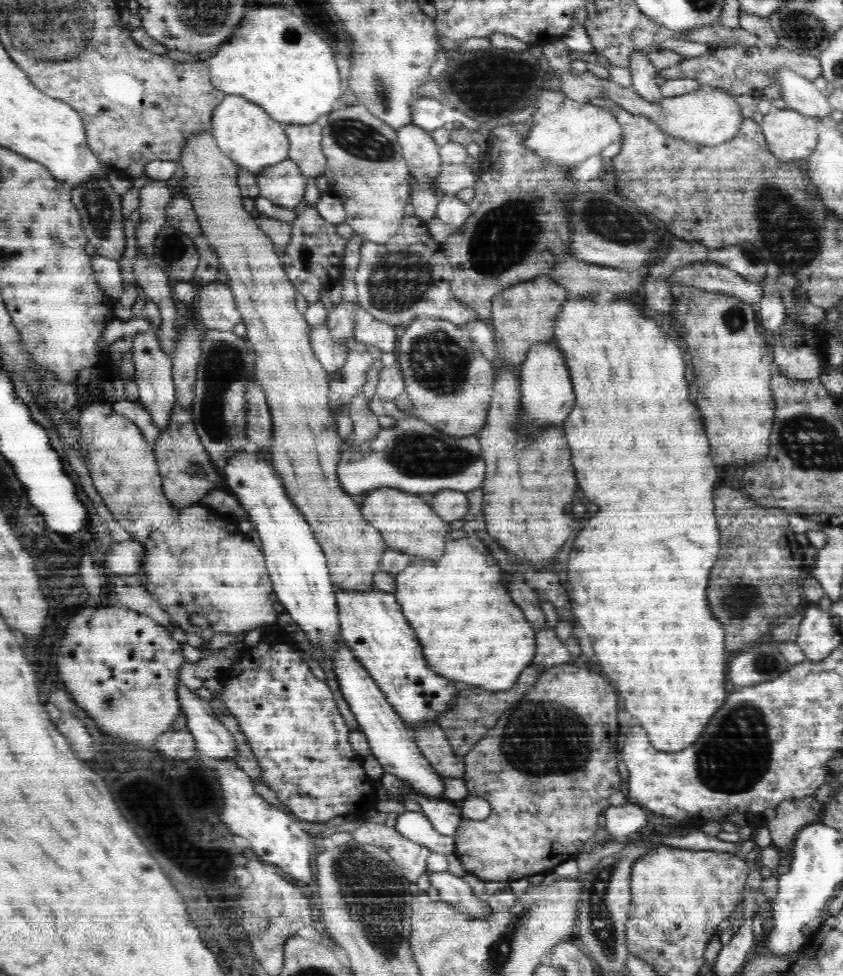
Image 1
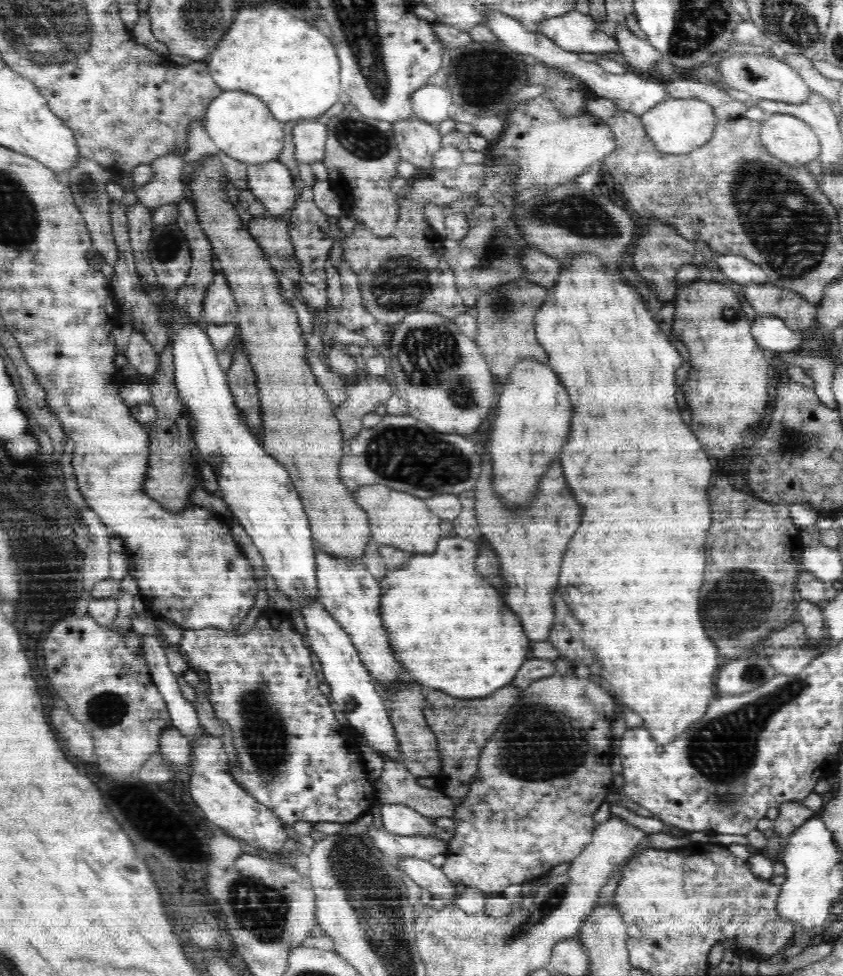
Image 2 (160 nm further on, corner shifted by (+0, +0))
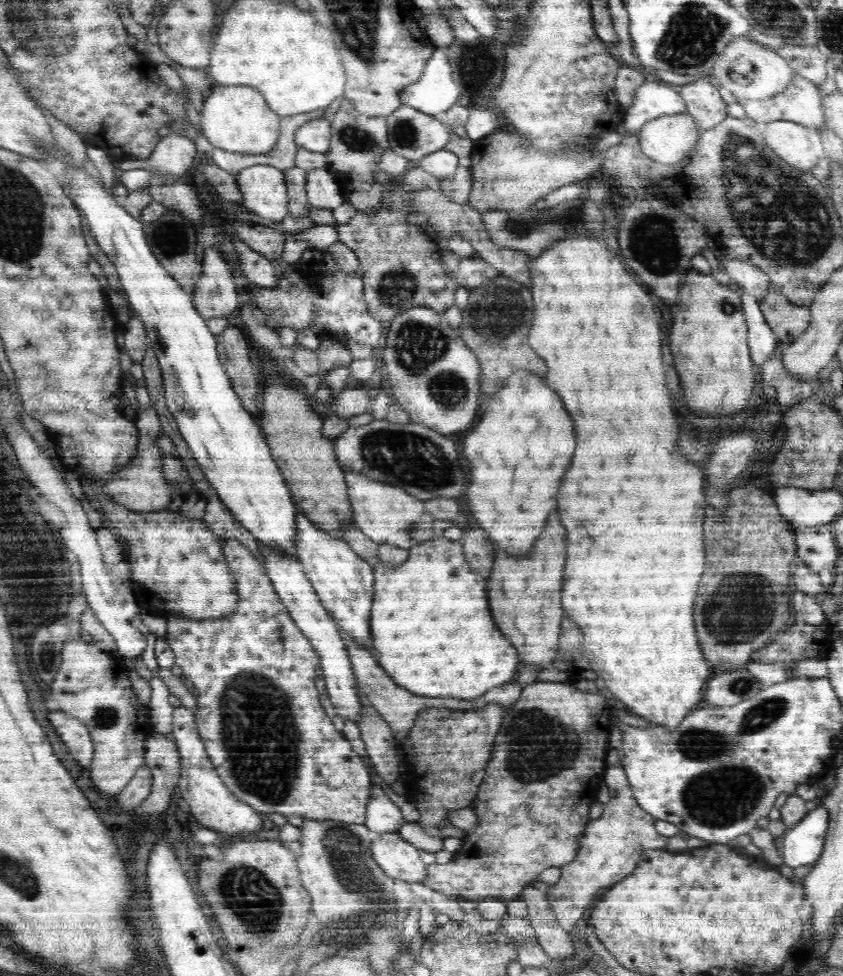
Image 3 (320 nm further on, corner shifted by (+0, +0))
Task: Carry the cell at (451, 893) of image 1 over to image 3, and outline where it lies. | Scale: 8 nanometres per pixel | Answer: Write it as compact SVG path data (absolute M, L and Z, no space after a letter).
M400 831L382 833L370 845L373 859L392 879L422 883L427 866L419 857L419 850L402 838Z

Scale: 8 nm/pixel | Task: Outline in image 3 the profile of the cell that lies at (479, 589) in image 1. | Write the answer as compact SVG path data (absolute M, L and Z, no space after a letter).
M436 536L409 548L408 552L408 559L400 566L390 568L380 562L372 567L375 581L370 617L371 650L377 663L400 688L434 698L476 698L494 686L511 681L514 670L520 668L517 649L510 646L494 626L486 598L487 579L469 568L461 541Z

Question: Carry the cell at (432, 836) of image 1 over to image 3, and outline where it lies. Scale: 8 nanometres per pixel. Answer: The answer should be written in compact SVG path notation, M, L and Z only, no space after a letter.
M379 785L372 786L372 798L368 803L364 827L380 834L398 831L406 822L400 808L384 794Z

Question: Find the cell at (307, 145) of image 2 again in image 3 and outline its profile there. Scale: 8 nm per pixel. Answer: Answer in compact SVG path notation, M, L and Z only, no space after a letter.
M330 118L312 119L296 130L294 142L297 148L326 153L330 146Z

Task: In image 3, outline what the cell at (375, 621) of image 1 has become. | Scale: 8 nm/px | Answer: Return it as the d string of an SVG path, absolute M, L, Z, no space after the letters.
M296 505L297 510L297 522L298 522L298 534L296 540L296 556L297 560L302 564L303 571L306 573L310 584L314 587L315 593L319 596L321 603L324 605L324 608L329 612L329 615L337 621L337 624L341 631L344 633L345 637L351 638L354 642L358 643L358 646L366 647L371 650L371 640L372 640L372 628L370 628L370 617L371 617L371 606L374 600L374 575L373 575L373 568L371 565L361 558L360 555L356 554L352 550L352 547L346 543L343 539L340 539L334 535L327 535L326 532L323 532L320 528L316 528L315 524L311 523L311 520L306 518L303 513L298 510L298 506Z

